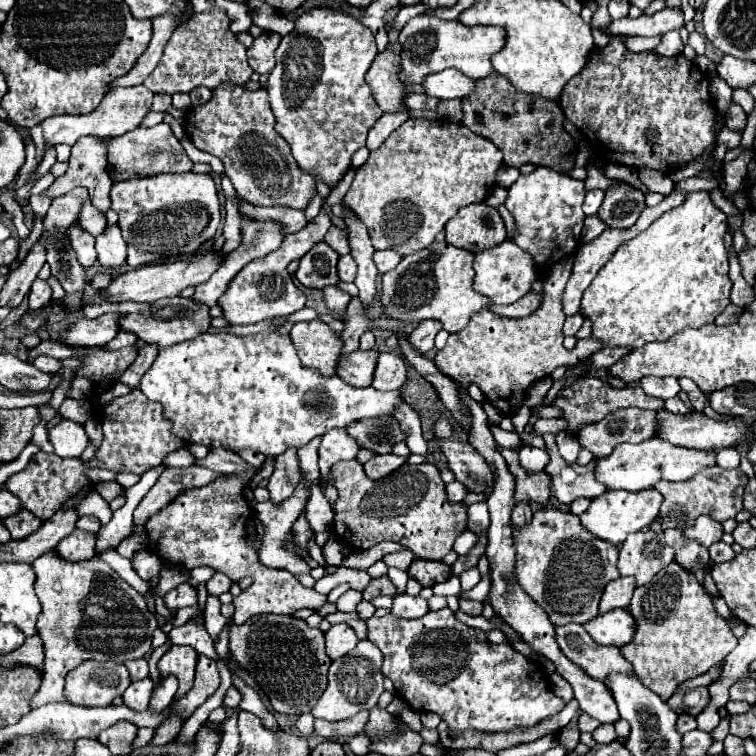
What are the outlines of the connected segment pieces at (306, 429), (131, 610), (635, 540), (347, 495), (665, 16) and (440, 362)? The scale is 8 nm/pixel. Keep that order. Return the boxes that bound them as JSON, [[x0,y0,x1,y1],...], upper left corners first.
[[139,333,405,455],[33,551,159,709],[617,529,673,587],[331,459,467,561],[607,7,685,37],[435,257,601,417]]

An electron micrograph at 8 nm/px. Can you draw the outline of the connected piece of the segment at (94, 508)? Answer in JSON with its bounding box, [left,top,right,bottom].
[75,489,111,525]

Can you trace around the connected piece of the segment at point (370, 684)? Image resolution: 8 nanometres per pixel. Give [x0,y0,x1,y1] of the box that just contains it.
[311,641,385,721]

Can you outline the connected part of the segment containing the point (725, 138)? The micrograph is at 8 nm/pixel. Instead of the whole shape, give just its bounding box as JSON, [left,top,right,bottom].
[717,123,741,149]

